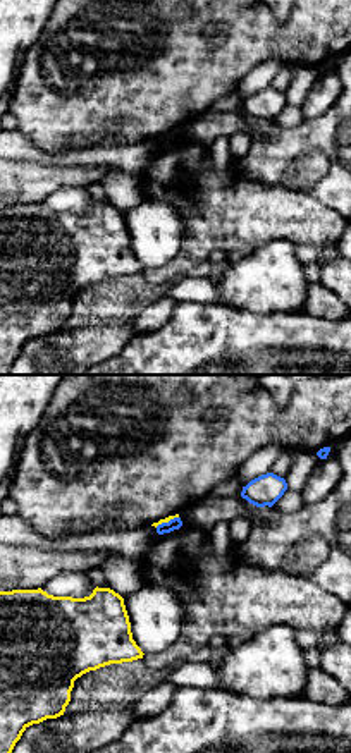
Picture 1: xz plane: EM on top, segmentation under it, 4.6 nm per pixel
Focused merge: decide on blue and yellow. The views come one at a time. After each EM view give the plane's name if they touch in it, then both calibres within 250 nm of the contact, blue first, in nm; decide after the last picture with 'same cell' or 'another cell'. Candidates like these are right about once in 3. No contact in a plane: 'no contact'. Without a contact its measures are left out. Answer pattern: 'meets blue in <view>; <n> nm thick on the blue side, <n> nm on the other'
meets blue in xz; 60 nm thick on the blue side, 20 nm on the other

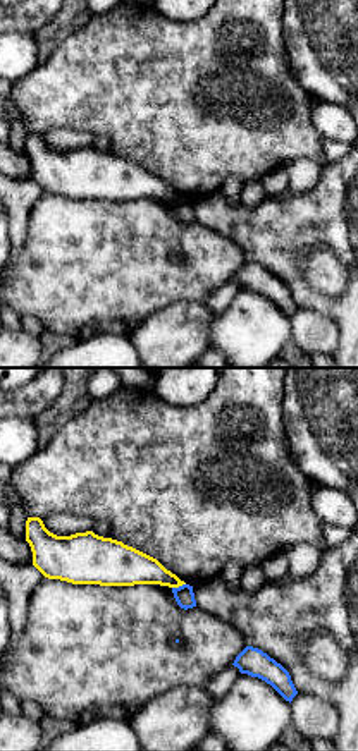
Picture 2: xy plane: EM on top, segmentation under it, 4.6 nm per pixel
meets blue in xy; 90 nm thick on the blue side, 170 nm on the other

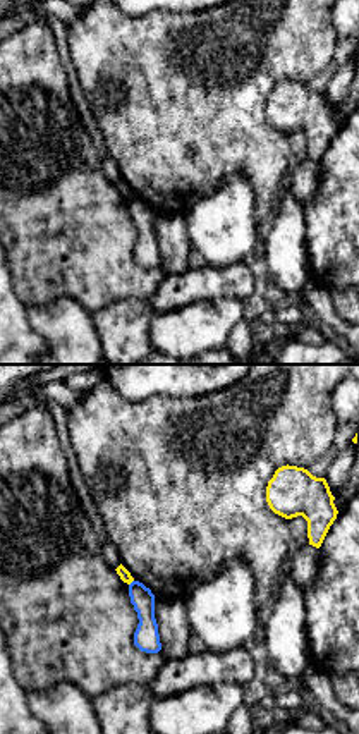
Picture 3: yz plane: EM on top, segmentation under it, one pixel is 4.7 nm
meets blue in yz; 110 nm thick on the blue side, 50 nm on the other

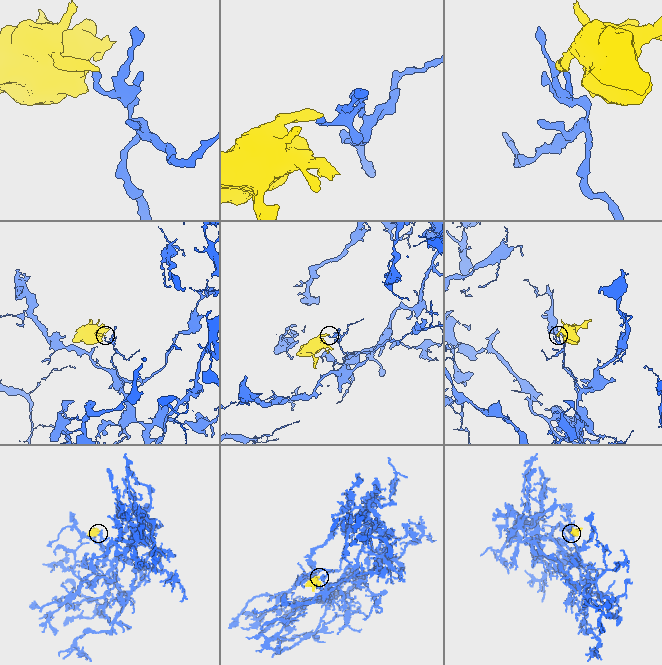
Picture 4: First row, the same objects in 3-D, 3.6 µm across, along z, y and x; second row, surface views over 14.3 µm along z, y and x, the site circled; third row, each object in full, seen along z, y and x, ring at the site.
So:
another cell

